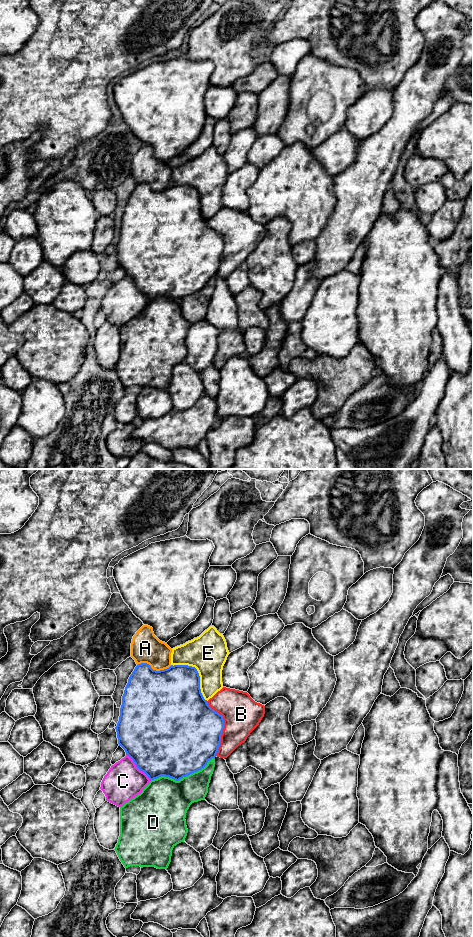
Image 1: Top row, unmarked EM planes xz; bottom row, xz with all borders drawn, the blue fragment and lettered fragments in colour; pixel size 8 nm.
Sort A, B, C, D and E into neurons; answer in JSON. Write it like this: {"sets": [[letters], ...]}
{"sets": [["A"], ["B"], ["C"], ["D"], ["E"]]}

